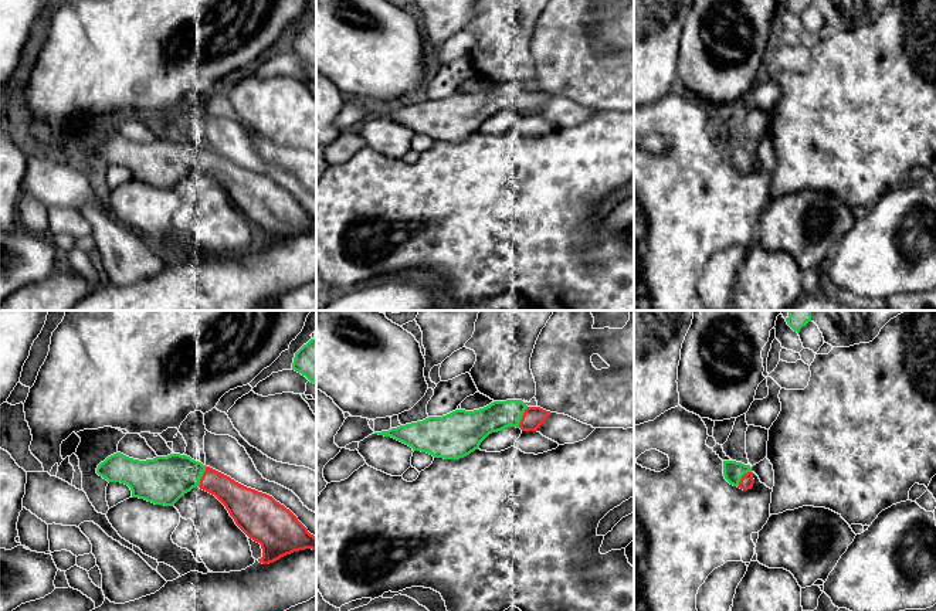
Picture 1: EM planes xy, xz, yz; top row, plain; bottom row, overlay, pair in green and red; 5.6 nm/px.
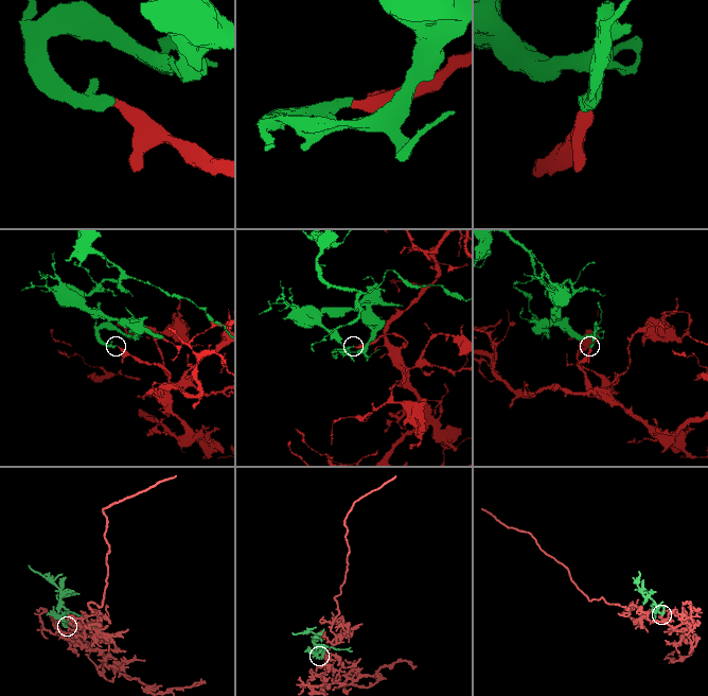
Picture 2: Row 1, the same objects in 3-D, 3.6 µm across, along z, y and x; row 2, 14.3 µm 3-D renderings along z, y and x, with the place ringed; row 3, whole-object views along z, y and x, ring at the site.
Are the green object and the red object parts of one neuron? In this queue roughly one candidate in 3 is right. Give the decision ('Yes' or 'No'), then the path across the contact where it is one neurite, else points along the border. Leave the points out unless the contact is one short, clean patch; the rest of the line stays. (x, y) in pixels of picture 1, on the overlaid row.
Yes

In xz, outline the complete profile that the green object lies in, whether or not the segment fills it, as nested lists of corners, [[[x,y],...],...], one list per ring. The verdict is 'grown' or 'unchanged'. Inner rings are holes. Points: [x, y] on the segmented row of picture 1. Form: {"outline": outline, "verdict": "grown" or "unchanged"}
{"outline": [[[522,400],[494,401],[479,410],[455,410],[374,434],[391,437],[434,458],[459,459],[478,449],[489,434],[508,427],[537,431],[550,414],[540,407],[528,407]]], "verdict": "grown"}

